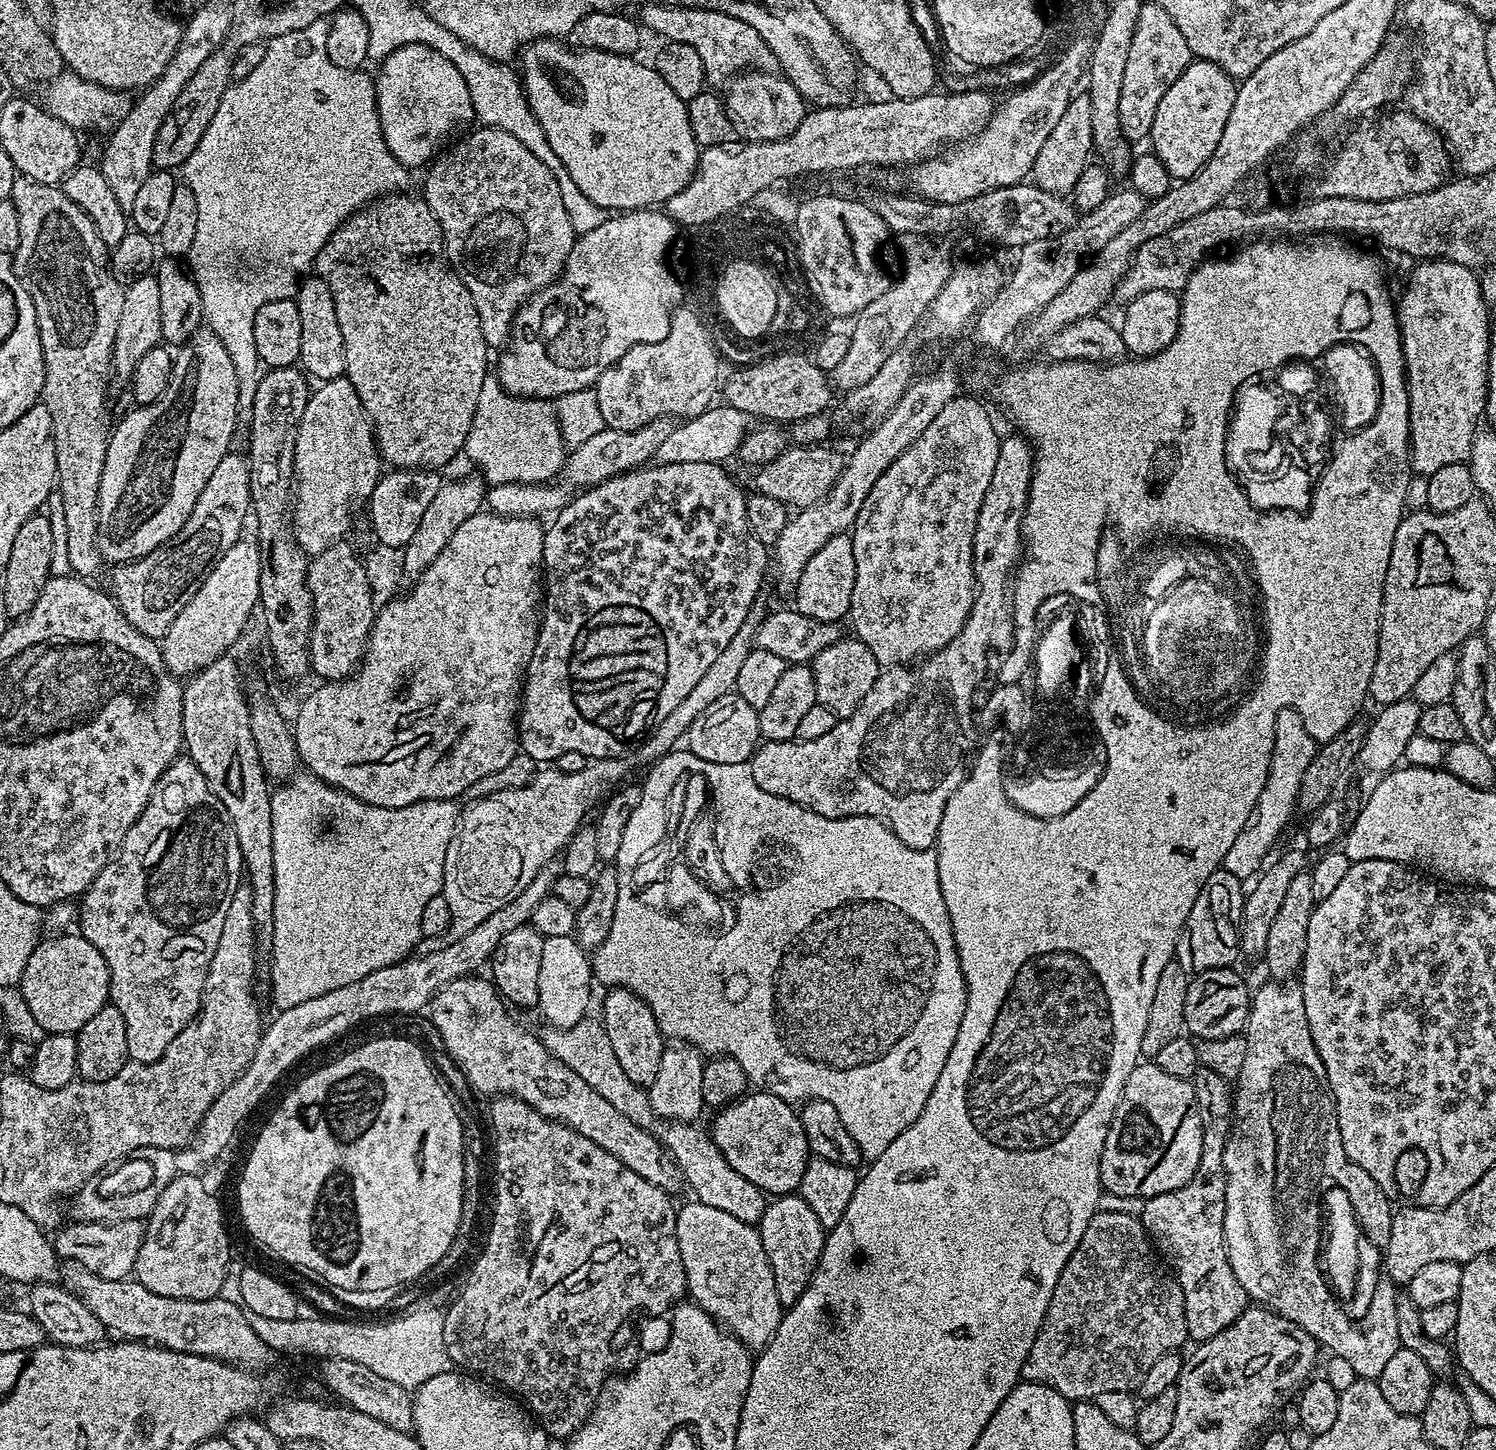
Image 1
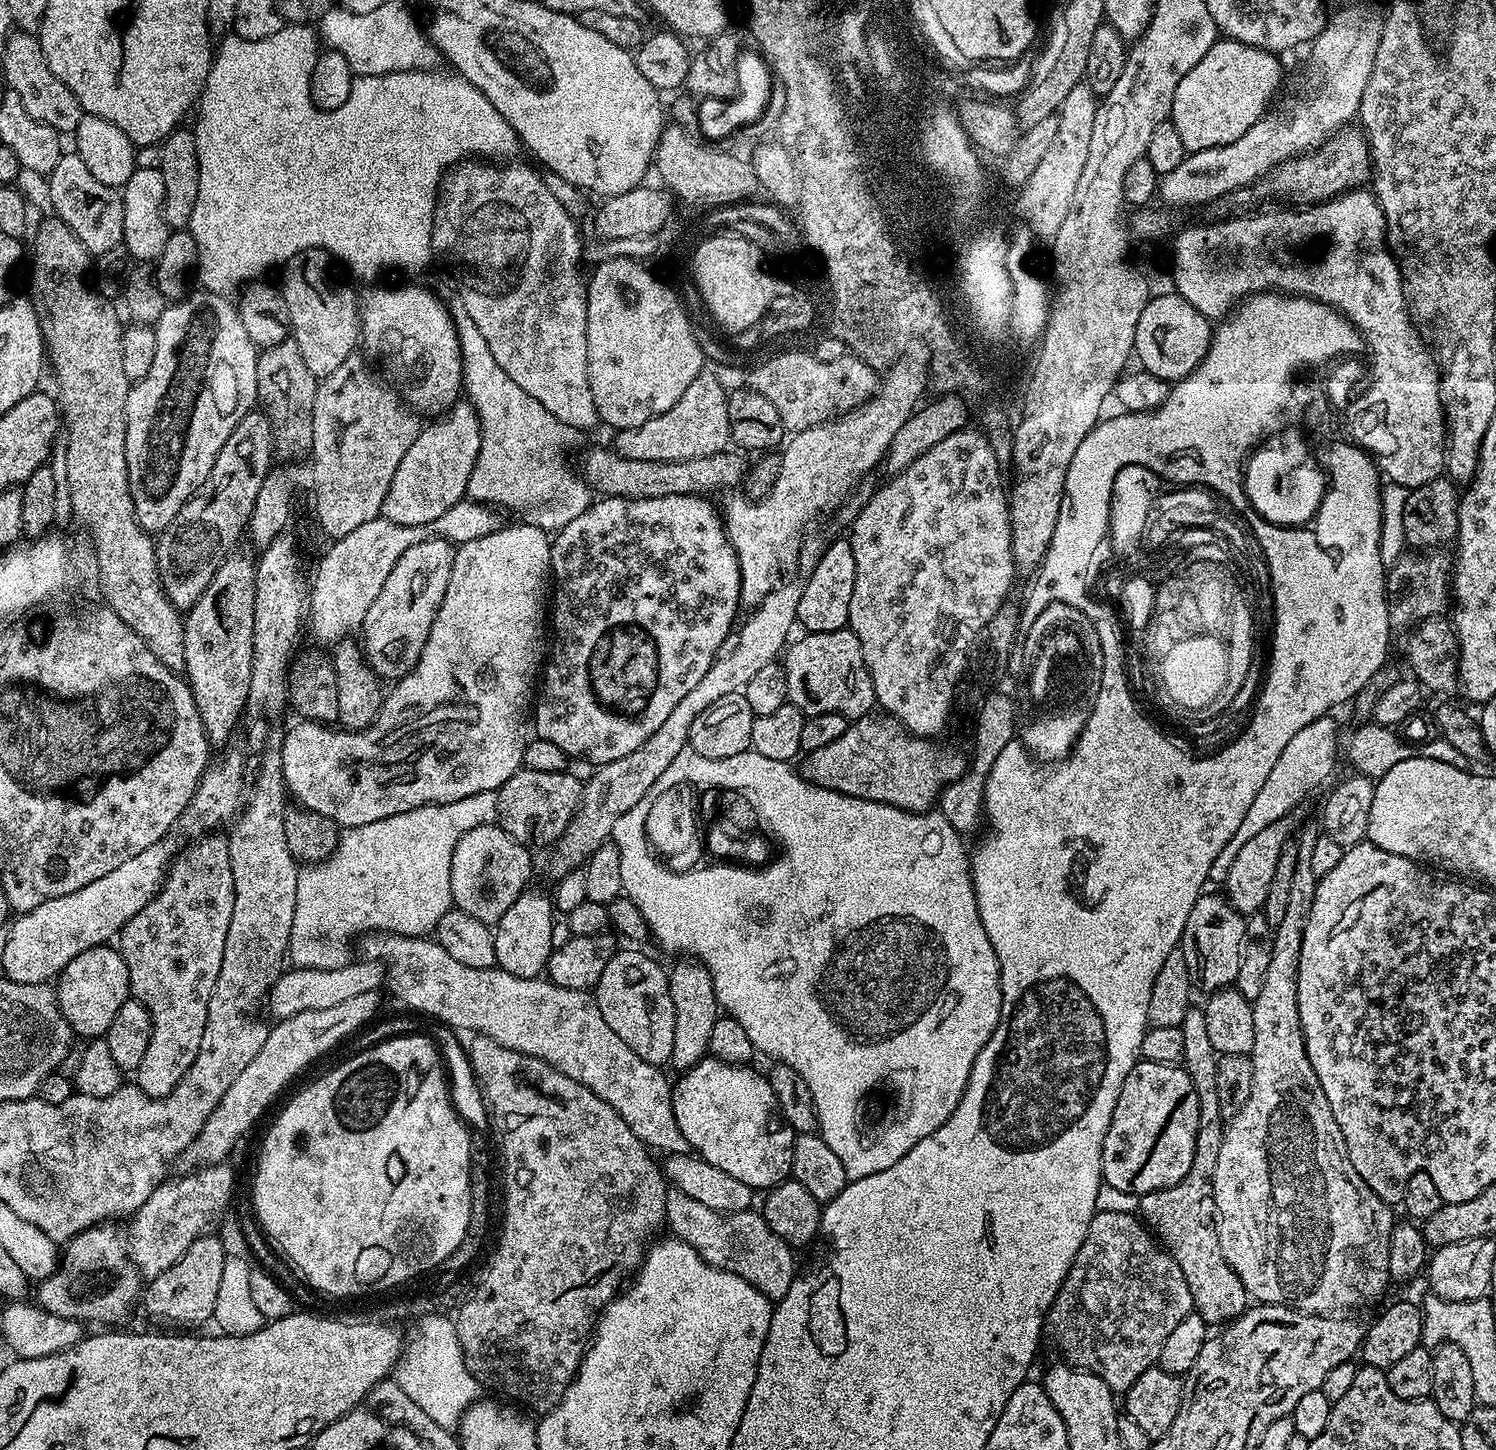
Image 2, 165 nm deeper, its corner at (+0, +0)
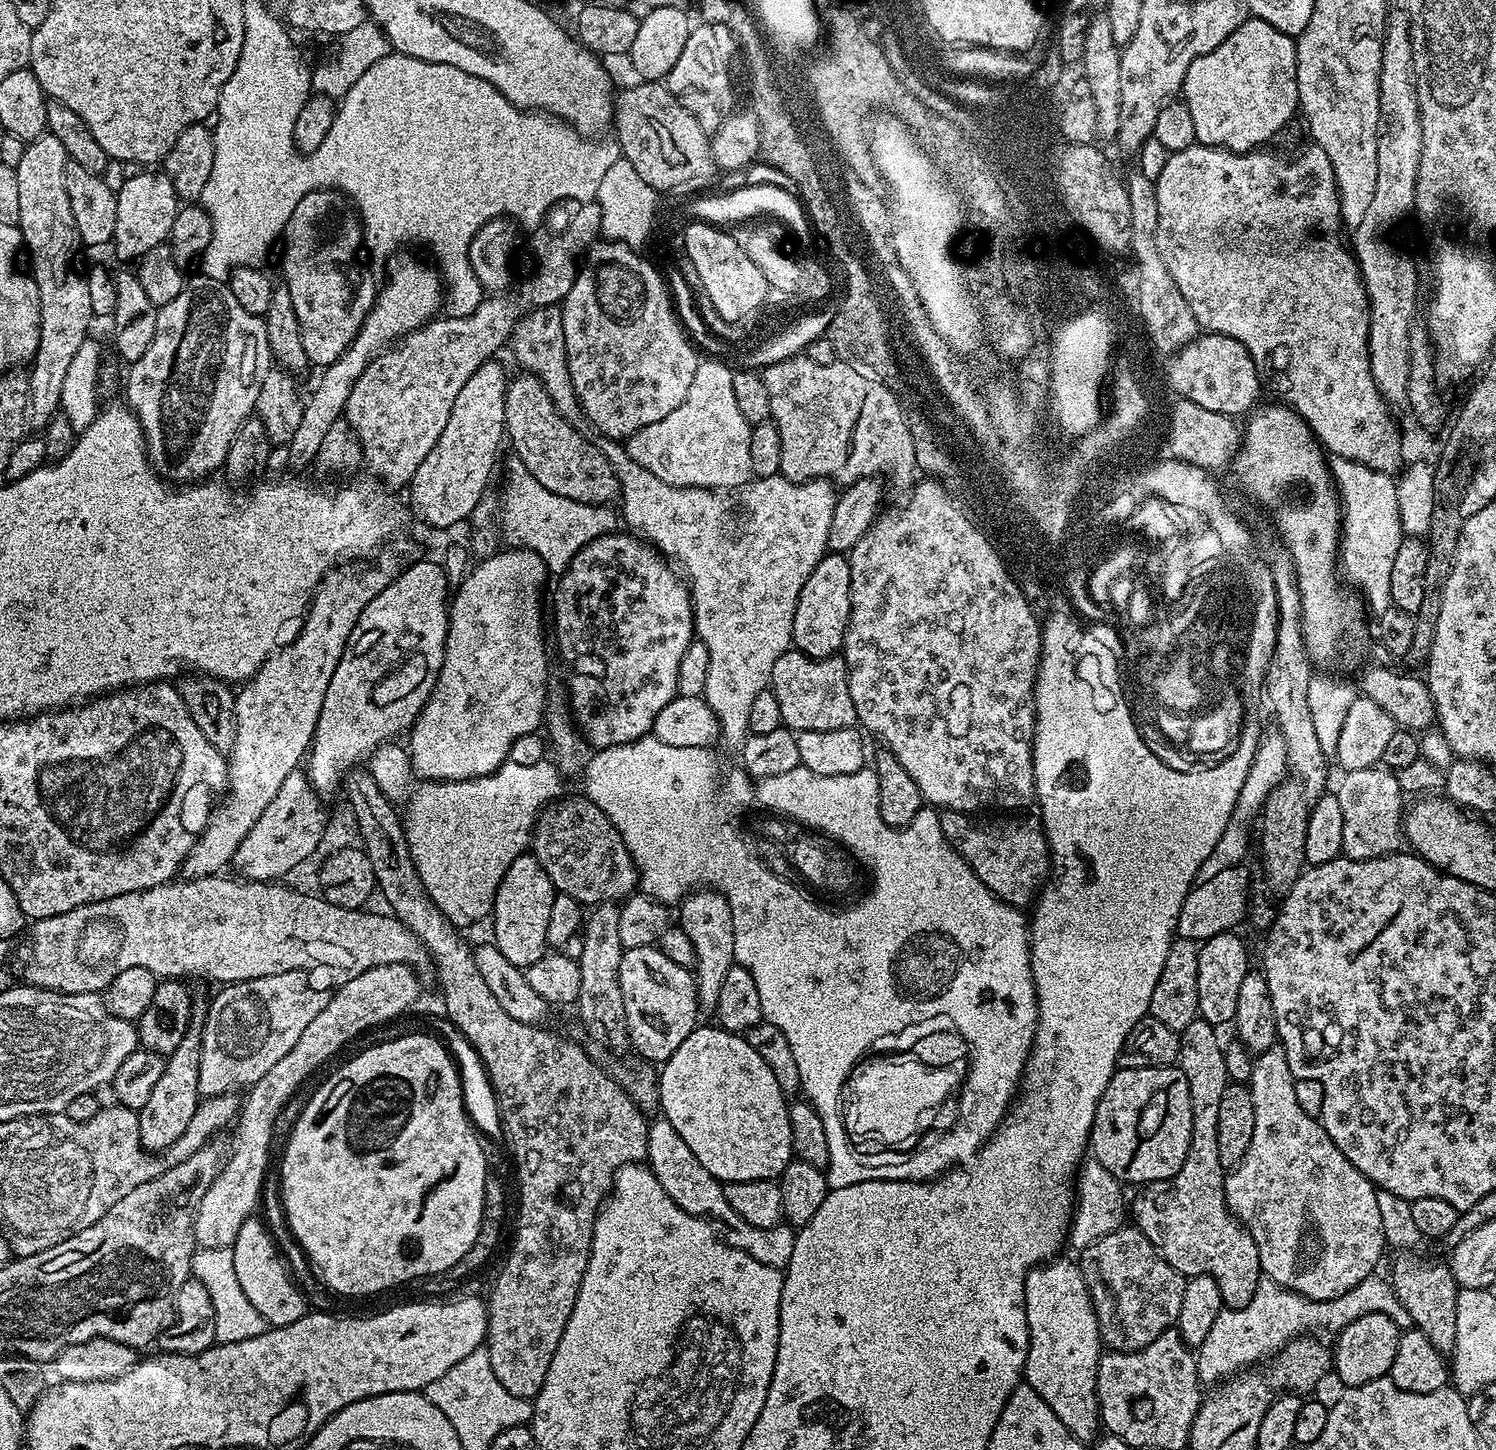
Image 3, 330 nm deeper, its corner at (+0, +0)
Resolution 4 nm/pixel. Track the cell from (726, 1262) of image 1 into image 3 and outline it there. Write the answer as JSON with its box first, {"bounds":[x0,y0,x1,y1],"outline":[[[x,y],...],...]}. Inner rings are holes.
{"bounds":[647,1118,796,1269],"outline":[[[657,1118],[656,1121],[653,1119],[649,1123],[647,1163],[651,1167],[654,1178],[658,1178],[662,1190],[666,1190],[666,1194],[670,1194],[670,1198],[674,1198],[674,1202],[678,1202],[678,1206],[686,1210],[686,1214],[694,1214],[701,1216],[703,1220],[715,1222],[722,1229],[724,1241],[738,1250],[746,1250],[750,1258],[758,1258],[758,1262],[766,1266],[787,1269],[790,1254],[794,1254],[796,1232],[784,1222],[777,1228],[750,1226],[750,1222],[746,1222],[746,1218],[738,1215],[730,1206],[730,1202],[726,1202],[724,1184],[716,1180],[714,1174],[710,1174],[710,1170],[706,1170],[702,1162],[698,1162],[698,1158],[694,1158],[690,1146],[682,1142],[678,1130],[674,1130],[674,1126],[670,1126],[668,1120]]]}

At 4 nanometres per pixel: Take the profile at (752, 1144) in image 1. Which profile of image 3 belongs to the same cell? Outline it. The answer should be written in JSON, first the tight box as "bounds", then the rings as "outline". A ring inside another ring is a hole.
{"bounds":[658,1026,794,1184],"outline":[[[719,1026],[711,1027],[696,1027],[686,1038],[686,1042],[682,1042],[682,1046],[678,1046],[678,1050],[674,1050],[674,1054],[670,1054],[670,1058],[663,1061],[658,1072],[660,1081],[659,1111],[664,1111],[661,1112],[663,1119],[668,1120],[670,1126],[674,1126],[674,1130],[678,1130],[678,1135],[682,1137],[682,1142],[686,1142],[686,1146],[690,1146],[694,1158],[698,1158],[698,1162],[702,1162],[702,1166],[706,1166],[706,1170],[710,1170],[710,1174],[714,1174],[716,1180],[729,1184],[750,1182],[751,1180],[776,1180],[794,1159],[792,1139],[790,1138],[790,1118],[788,1117],[789,1101],[786,1099],[784,1091],[778,1086],[778,1078],[774,1078],[774,1074],[770,1071],[770,1066],[766,1066],[762,1054],[758,1054],[758,1050],[754,1050],[754,1046],[750,1046],[747,1038],[735,1032],[727,1032],[726,1029]]]}

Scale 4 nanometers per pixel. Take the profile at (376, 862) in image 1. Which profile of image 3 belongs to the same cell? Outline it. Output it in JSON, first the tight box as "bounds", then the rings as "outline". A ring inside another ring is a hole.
{"bounds":[403,758,562,929],"outline":[[[548,758],[534,766],[505,762],[497,772],[480,776],[476,780],[424,782],[413,791],[410,797],[412,809],[408,816],[406,812],[406,819],[403,821],[412,861],[429,898],[457,928],[467,929],[467,924],[476,924],[483,916],[485,919],[491,913],[492,906],[496,903],[496,891],[510,862],[529,851],[533,828],[542,805],[555,801],[561,795],[560,776],[562,777],[561,769]]]}

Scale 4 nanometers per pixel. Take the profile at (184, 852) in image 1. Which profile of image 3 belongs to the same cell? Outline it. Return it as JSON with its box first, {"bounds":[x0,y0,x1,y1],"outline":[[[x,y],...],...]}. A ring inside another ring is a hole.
{"bounds":[138,1007,206,1154],"outline":[[[193,1007],[192,1021],[188,1023],[186,1034],[182,1042],[178,1042],[178,1050],[174,1050],[164,1061],[164,1073],[158,1078],[146,1106],[138,1110],[140,1117],[140,1144],[146,1152],[159,1154],[164,1152],[182,1134],[186,1134],[186,1126],[190,1126],[190,1118],[194,1118],[196,1105],[202,1097],[198,1090],[198,1066],[200,1065],[200,1043],[204,1033],[204,1018],[206,1012],[203,1007]]]}

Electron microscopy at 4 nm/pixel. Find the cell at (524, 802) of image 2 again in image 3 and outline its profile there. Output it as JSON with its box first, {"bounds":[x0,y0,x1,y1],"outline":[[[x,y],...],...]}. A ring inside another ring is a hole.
{"bounds":[530,796,639,906],"outline":[[[586,796],[565,798],[547,805],[537,817],[530,845],[532,855],[549,874],[551,884],[557,892],[570,894],[582,906],[627,899],[639,887],[639,869],[629,854],[621,834],[610,822],[609,816]]]}

